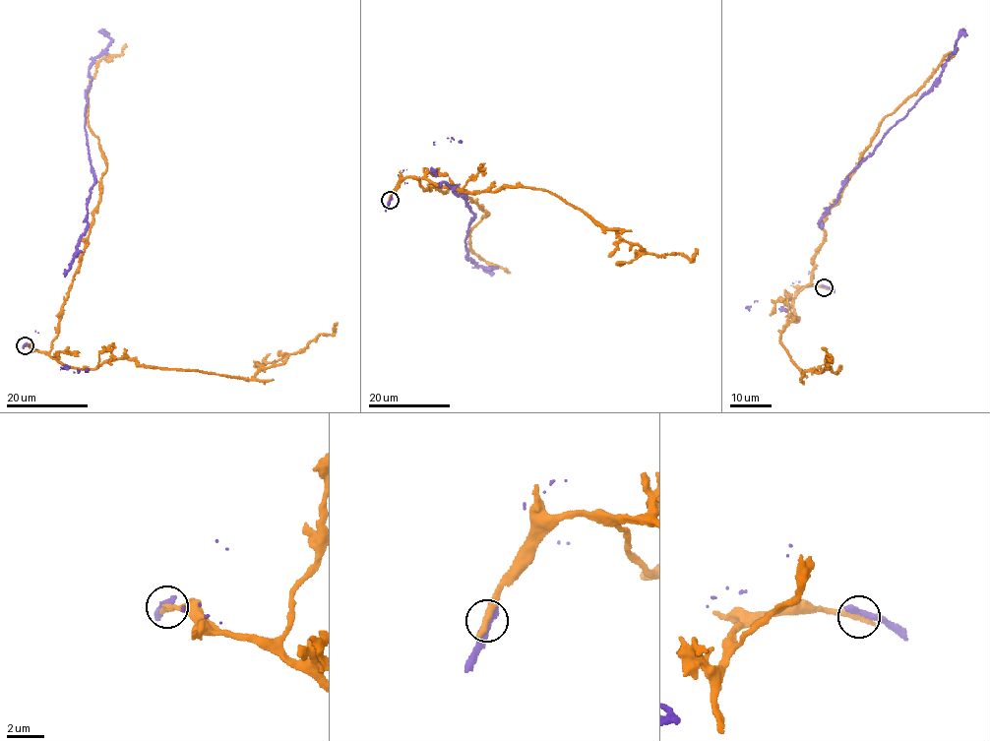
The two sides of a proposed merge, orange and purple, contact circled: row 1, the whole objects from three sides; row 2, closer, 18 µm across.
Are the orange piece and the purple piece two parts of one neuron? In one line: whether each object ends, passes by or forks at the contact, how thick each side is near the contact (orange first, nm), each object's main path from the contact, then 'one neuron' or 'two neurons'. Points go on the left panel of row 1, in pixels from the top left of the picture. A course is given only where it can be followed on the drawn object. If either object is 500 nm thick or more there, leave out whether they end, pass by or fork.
orange ends there; purple ends there; 440 nm thick on the orange side, 460 nm on the other; orange runs (25, 345), (49, 352), (57, 335), (106, 167), (88, 123), (89, 88), (95, 67), (126, 43); purple runs (26, 344), (87, 226), (95, 176), (85, 128), (90, 65), (110, 41), (98, 30); two neurons

